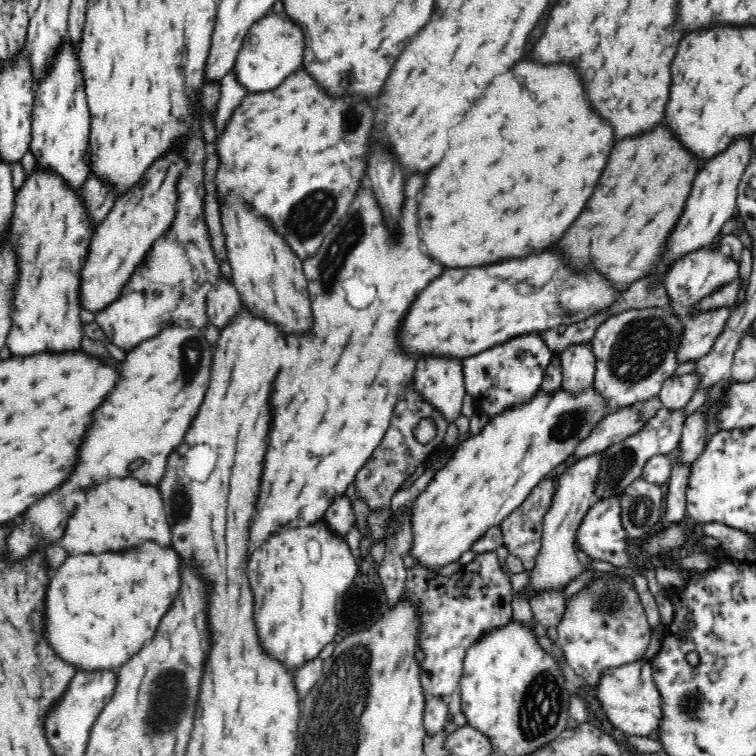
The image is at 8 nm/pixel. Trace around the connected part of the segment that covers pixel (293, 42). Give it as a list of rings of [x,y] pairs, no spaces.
[[[271,11],[248,30],[237,54],[233,71],[237,81],[249,92],[268,92],[280,86],[284,78],[298,70],[298,66],[302,64],[302,54],[304,54],[302,30],[296,24],[292,24],[289,18],[282,18]]]

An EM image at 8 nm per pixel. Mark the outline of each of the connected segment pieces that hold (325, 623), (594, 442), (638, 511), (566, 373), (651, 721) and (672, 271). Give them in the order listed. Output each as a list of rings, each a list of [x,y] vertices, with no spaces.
[[[324,518],[304,528],[270,534],[264,544],[260,544],[260,548],[252,552],[247,566],[251,591],[255,596],[253,616],[264,652],[268,652],[272,659],[280,661],[293,673],[306,662],[315,660],[337,635],[337,601],[350,588],[358,574],[358,568],[358,558],[352,555],[346,539],[336,536],[328,528]]]
[[[633,405],[608,413],[590,435],[579,442],[572,455],[580,459],[592,456],[640,432],[646,423],[641,421],[639,411]]]
[[[638,478],[621,496],[621,521],[629,538],[640,538],[660,528],[664,512],[665,487]]]
[[[590,342],[570,344],[561,353],[563,379],[561,386],[566,392],[582,392],[594,383],[596,357]]]
[[[638,660],[624,664],[620,668],[608,668],[595,686],[596,699],[604,709],[606,718],[612,726],[625,735],[648,736],[652,730],[659,732],[662,718],[662,696],[654,681],[654,672],[650,662]]]
[[[717,245],[704,246],[700,250],[684,254],[680,260],[668,266],[664,274],[664,285],[668,292],[668,308],[680,319],[684,320],[692,316],[698,316],[701,312],[696,304],[706,296],[718,292],[724,286],[728,286],[733,280],[739,279],[739,263],[732,257],[724,255]]]

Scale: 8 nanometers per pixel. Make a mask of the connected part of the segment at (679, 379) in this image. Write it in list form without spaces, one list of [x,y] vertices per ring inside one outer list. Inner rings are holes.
[[[693,370],[692,373],[666,378],[662,382],[658,403],[668,410],[680,410],[692,398],[694,392],[699,388],[699,376]]]

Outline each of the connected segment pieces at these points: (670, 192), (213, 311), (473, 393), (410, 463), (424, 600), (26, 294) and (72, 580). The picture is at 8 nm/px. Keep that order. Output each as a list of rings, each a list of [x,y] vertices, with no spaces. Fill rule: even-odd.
[[[658,126],[656,130],[644,134],[644,136],[638,136],[638,138],[624,138],[622,142],[618,142],[614,148],[612,148],[612,156],[608,158],[608,168],[604,168],[598,184],[596,184],[596,192],[590,196],[588,200],[588,208],[584,208],[584,214],[578,216],[578,220],[572,224],[572,228],[568,228],[568,232],[560,238],[558,242],[558,250],[564,252],[564,260],[568,262],[574,262],[572,266],[574,268],[596,268],[600,274],[608,277],[608,281],[620,289],[620,291],[626,291],[633,283],[641,280],[644,276],[651,271],[652,265],[663,255],[665,251],[665,244],[667,238],[671,235],[671,232],[676,228],[676,224],[679,223],[682,218],[682,212],[684,212],[684,205],[687,202],[688,196],[692,190],[694,180],[700,172],[700,165],[697,164],[696,157],[692,157],[692,154],[688,153],[681,142],[676,138],[672,138],[672,134],[666,130],[666,126]]]
[[[221,277],[219,286],[208,292],[208,300],[206,300],[209,322],[218,330],[222,330],[228,324],[228,320],[236,318],[243,306],[233,280]]]
[[[528,333],[489,348],[476,356],[463,359],[465,391],[478,402],[477,410],[484,411],[489,419],[506,412],[516,404],[526,404],[541,390],[545,368],[548,368],[554,352],[540,335]]]
[[[410,382],[395,404],[392,419],[384,438],[374,448],[374,452],[366,460],[366,464],[360,468],[355,478],[357,498],[368,505],[369,512],[372,510],[388,510],[392,496],[400,490],[401,484],[406,482],[406,478],[410,478],[414,474],[414,470],[420,464],[426,462],[444,444],[447,426],[448,421],[444,419],[442,413],[436,410],[435,406],[428,404],[415,391],[413,383]],[[428,416],[436,425],[437,434],[429,443],[422,444],[416,441],[412,432],[414,432],[416,425]]]
[[[496,551],[476,554],[473,561],[462,565],[450,578],[419,565],[407,568],[403,596],[407,596],[416,605],[419,614],[418,641],[420,641],[420,650],[424,653],[424,660],[420,664],[421,684],[427,700],[432,697],[449,699],[452,693],[459,691],[467,651],[480,641],[481,637],[499,627],[504,627],[504,624],[513,620],[512,605],[510,605],[512,595],[508,573],[502,571]]]
[[[36,164],[35,171],[26,178],[15,194],[15,206],[11,220],[13,245],[18,272],[12,301],[12,324],[5,340],[13,356],[32,356],[40,352],[82,351],[80,342],[84,338],[80,321],[80,275],[89,251],[92,235],[96,230],[86,213],[80,190],[71,190],[58,172],[47,170]]]
[[[148,542],[134,550],[104,552],[98,556],[70,556],[50,576],[44,609],[44,634],[54,652],[77,671],[116,671],[156,634],[160,618],[170,610],[180,586],[180,556]]]

